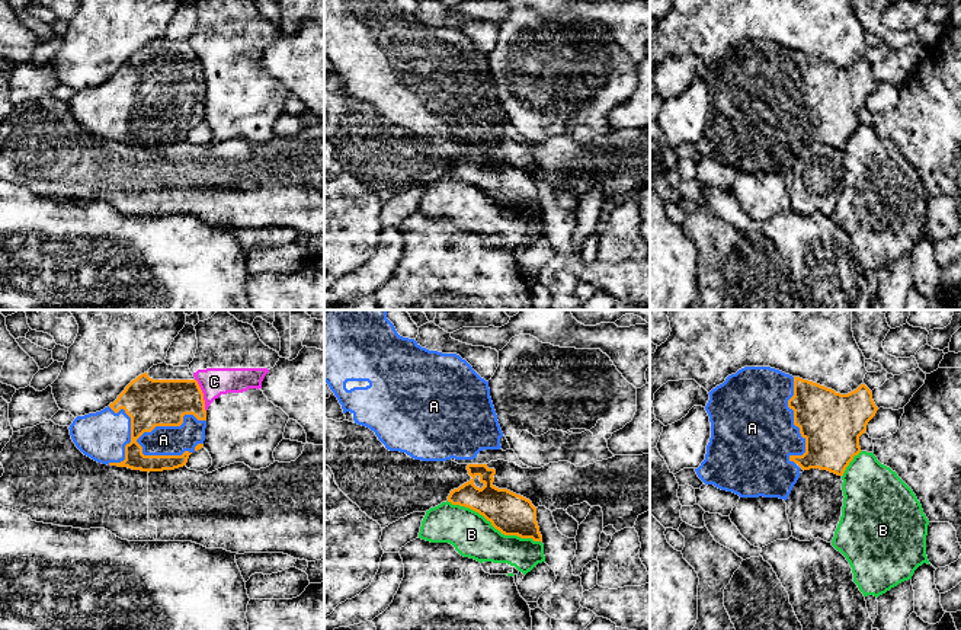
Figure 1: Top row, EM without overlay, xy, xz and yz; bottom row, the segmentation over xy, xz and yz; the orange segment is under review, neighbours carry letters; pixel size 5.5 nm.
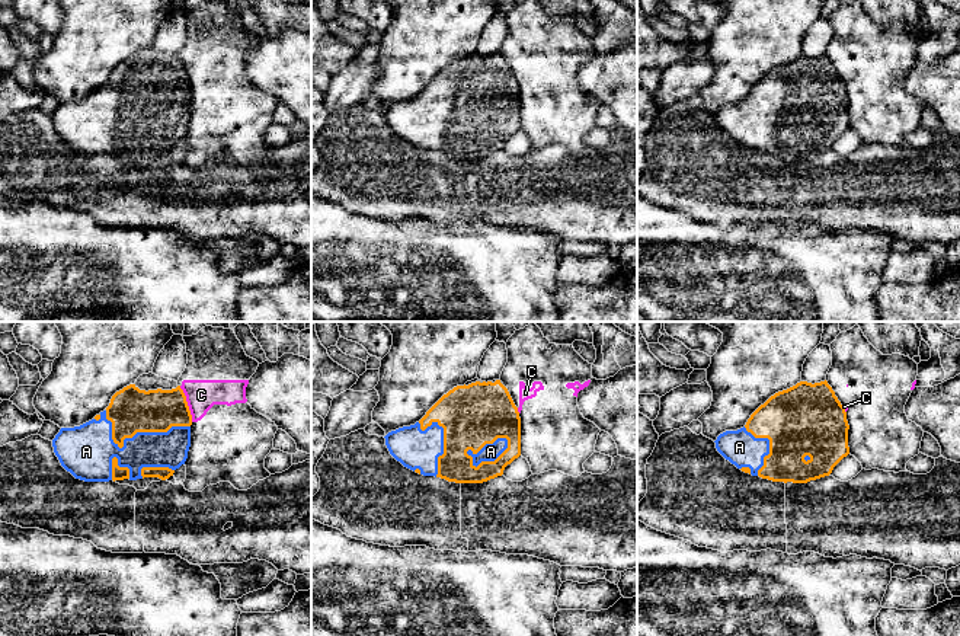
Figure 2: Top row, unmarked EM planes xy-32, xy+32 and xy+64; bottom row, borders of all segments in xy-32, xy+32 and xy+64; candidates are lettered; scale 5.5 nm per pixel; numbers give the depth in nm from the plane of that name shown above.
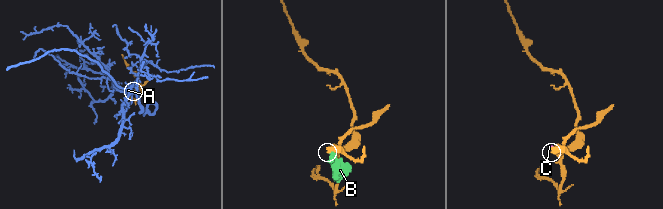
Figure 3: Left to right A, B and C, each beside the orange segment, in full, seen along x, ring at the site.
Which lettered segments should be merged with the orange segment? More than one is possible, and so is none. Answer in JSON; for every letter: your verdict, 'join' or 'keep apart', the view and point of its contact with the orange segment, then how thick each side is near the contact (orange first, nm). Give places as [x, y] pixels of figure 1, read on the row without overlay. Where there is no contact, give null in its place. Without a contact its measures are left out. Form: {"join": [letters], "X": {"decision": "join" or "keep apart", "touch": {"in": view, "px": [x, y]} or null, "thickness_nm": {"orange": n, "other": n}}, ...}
{"join": ["A"], "A": {"decision": "join", "touch": {"in": "xy", "px": [172, 99]}, "thickness_nm": {"orange": 260, "other": 160}}, "B": {"decision": "keep apart", "touch": {"in": "xz", "px": [495, 201]}, "thickness_nm": {"orange": 220, "other": 240}}, "C": {"decision": "keep apart", "touch": {"in": "xy", "px": [202, 69]}, "thickness_nm": {"orange": 260, "other": 160}}}

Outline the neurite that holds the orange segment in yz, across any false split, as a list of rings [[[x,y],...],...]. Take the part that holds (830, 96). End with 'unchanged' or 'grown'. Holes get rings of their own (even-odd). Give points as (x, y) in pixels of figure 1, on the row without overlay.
[[[744,41],[708,68],[705,84],[711,96],[711,112],[705,134],[695,145],[705,159],[740,172],[787,175],[801,143],[843,150],[861,127],[859,111],[878,84],[865,58],[840,68],[771,41]]] | grown

